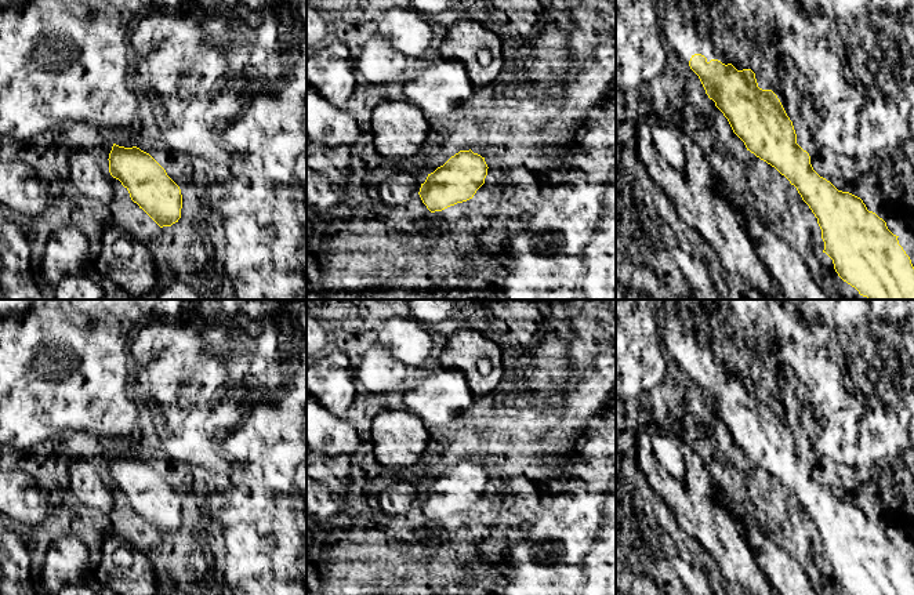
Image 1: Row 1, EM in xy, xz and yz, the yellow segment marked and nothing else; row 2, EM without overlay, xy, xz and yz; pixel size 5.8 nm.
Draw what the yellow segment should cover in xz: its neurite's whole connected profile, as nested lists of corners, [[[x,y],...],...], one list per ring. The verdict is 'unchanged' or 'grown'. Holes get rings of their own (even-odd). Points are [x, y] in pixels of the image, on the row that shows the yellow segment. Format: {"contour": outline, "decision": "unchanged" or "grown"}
{"contour": [[[460,150],[443,166],[428,174],[420,188],[420,197],[431,213],[442,211],[474,197],[487,175],[485,157]]], "decision": "unchanged"}

